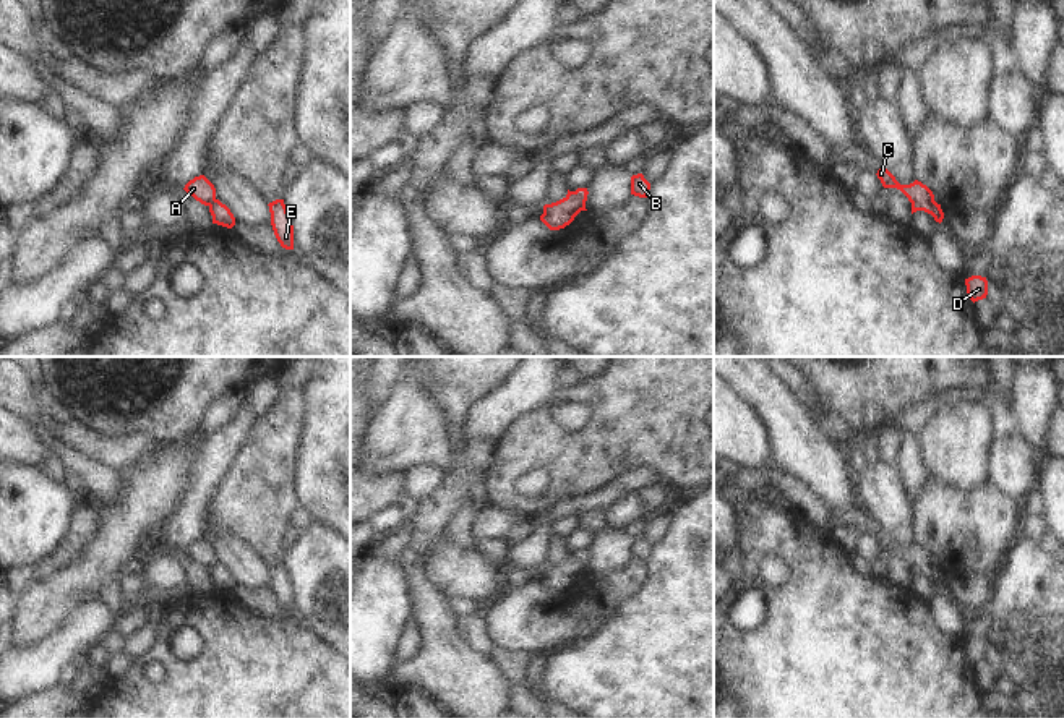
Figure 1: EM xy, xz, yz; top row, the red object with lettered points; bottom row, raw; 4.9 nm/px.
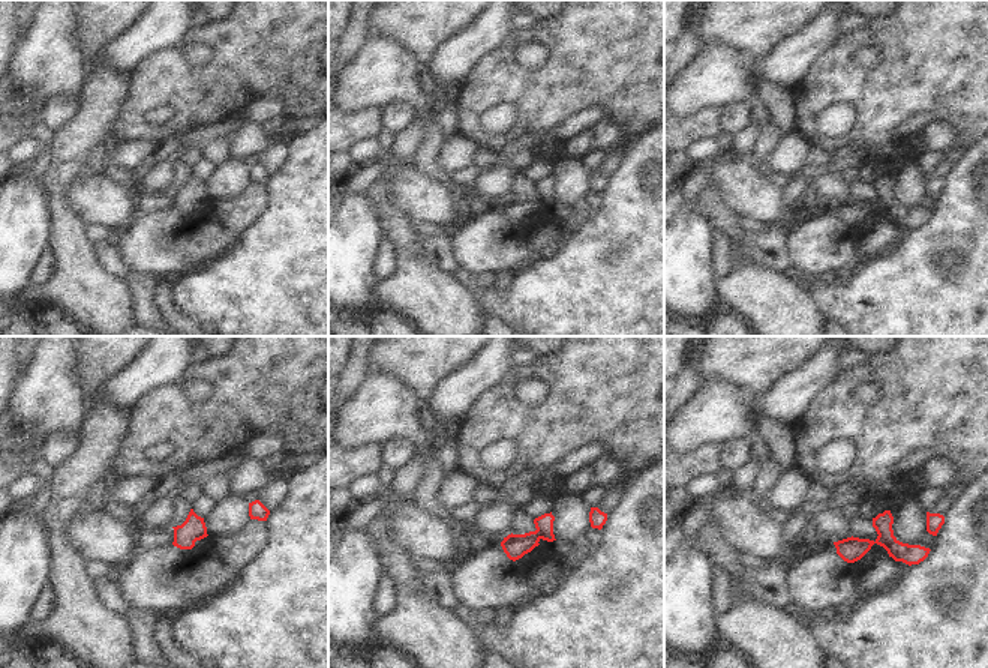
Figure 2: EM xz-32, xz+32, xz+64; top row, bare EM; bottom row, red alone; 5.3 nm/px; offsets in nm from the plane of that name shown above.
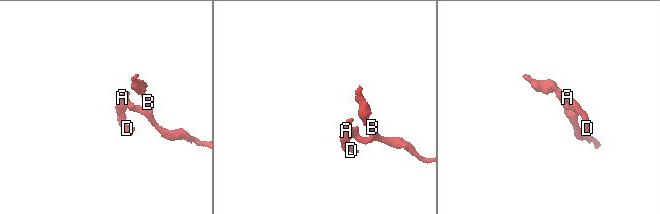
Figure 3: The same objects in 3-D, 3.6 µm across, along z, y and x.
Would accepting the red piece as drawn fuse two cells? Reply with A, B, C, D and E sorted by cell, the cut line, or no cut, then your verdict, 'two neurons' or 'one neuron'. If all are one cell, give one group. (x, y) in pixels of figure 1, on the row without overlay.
A C D / B E; cut in xz along (571, 555), (586, 572); two neurons

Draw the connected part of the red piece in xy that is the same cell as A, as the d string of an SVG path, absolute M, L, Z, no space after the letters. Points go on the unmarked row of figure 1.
M204 538L190 543L183 553L204 569L216 564L216 551Z

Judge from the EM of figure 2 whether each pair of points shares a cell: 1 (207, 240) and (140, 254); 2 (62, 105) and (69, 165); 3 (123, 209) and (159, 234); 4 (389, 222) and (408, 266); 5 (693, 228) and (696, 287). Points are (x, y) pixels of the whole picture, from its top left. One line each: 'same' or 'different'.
1: same
2: different
3: different
4: same
5: same

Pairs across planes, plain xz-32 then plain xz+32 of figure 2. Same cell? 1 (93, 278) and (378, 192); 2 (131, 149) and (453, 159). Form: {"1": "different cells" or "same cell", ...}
{"1": "same cell", "2": "same cell"}

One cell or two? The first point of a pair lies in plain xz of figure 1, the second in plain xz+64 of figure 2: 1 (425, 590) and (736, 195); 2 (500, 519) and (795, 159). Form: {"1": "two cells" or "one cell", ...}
{"1": "two cells", "2": "one cell"}

